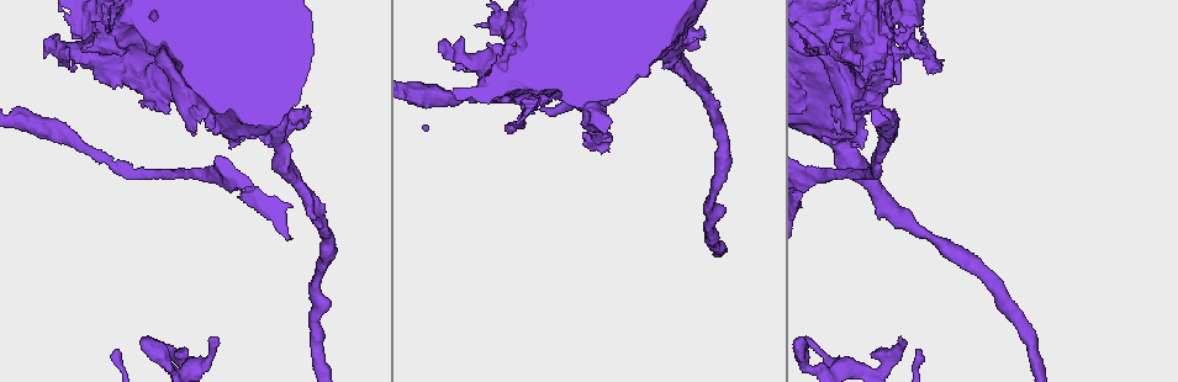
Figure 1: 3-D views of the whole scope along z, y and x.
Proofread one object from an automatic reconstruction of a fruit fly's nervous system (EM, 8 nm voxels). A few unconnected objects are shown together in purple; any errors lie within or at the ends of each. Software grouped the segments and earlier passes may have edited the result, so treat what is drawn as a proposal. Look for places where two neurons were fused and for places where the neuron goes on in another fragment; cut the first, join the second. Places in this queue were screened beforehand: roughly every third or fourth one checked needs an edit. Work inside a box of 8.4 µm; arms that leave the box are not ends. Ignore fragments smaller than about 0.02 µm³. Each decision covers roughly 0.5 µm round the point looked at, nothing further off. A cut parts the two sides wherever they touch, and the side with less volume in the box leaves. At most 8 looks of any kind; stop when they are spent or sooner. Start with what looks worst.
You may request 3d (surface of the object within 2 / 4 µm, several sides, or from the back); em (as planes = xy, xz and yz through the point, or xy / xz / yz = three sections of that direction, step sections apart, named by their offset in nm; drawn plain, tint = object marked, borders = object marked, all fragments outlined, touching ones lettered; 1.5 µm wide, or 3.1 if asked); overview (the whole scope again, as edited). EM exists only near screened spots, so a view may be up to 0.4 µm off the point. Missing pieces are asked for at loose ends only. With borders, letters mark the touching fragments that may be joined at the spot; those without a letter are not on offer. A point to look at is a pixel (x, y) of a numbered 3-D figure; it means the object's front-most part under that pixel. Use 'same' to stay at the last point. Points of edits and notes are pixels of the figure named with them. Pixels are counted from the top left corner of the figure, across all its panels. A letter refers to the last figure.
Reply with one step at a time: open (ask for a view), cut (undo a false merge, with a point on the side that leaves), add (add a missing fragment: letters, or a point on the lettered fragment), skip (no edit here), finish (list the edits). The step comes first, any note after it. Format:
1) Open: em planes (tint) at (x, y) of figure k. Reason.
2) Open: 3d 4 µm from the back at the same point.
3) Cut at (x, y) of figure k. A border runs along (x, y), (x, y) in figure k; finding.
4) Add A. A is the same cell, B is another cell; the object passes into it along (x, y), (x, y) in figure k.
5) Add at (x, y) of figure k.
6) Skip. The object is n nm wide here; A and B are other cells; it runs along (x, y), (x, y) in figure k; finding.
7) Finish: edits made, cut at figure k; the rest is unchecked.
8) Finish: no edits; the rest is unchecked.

Open: em xy step 4 (tint) at (309, 112) of figure 1. Free end.

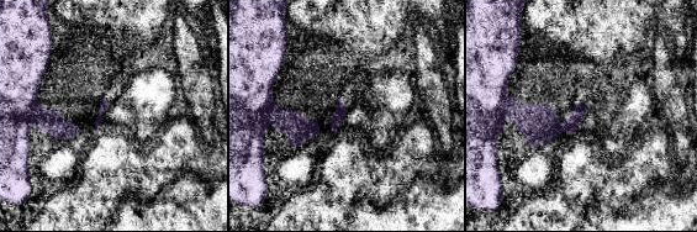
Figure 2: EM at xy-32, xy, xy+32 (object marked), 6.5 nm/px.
Open: em planes (borders) at the same point. Cut it another way.

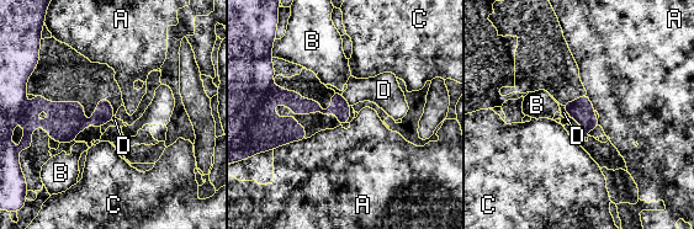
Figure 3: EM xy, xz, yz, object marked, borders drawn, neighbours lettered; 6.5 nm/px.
Skip. A, B, C and D are other cells; a border runs along (342, 95), (350, 105) in figure 3; no lettered fragment goes on from it.

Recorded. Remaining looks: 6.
Open: 3d 4 µm from the back at (901, 340) of figure 1. Thin end.

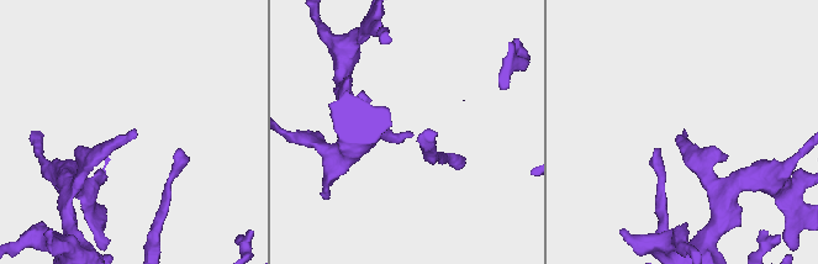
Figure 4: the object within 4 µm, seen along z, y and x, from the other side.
Open: em yz step 4 (tint) at (685, 133) of figure 4. Shape alone is not enough.

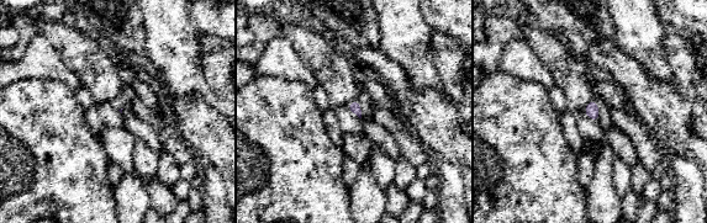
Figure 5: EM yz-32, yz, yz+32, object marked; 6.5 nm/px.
Open: em xy step 4 (borders) at the same point. Cut it another way.

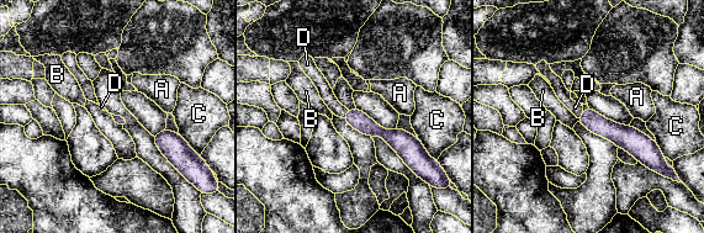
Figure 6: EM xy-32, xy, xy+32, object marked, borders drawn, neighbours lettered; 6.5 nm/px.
Add D. D is the same cell, A, B and C are other cells; the object passes into it along (358, 120), (347, 114), (326, 93) in figure 6; the neuron continues.

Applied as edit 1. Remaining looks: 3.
Open: 3d 2 µm at (883, 145) of figure 1. Calibre changes.

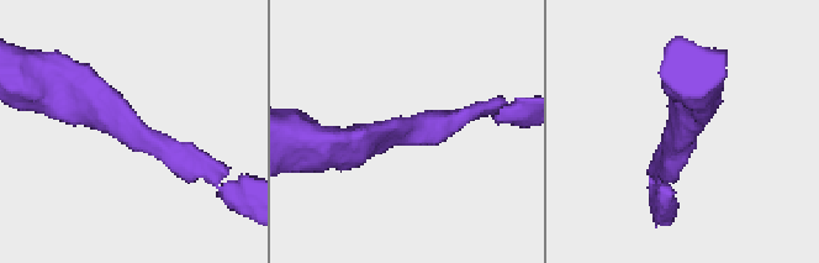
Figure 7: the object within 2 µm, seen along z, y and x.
Open: em planes (borders) at (412, 127) of figure 7.

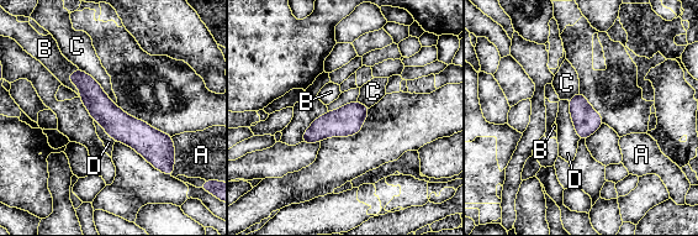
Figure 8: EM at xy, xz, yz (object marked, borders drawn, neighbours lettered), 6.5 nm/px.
Skip. A, B, C and D are other cells; continuous, no second neuron.

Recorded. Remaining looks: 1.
Finish: edits made, add at figure 6; the rest is unchecked.

